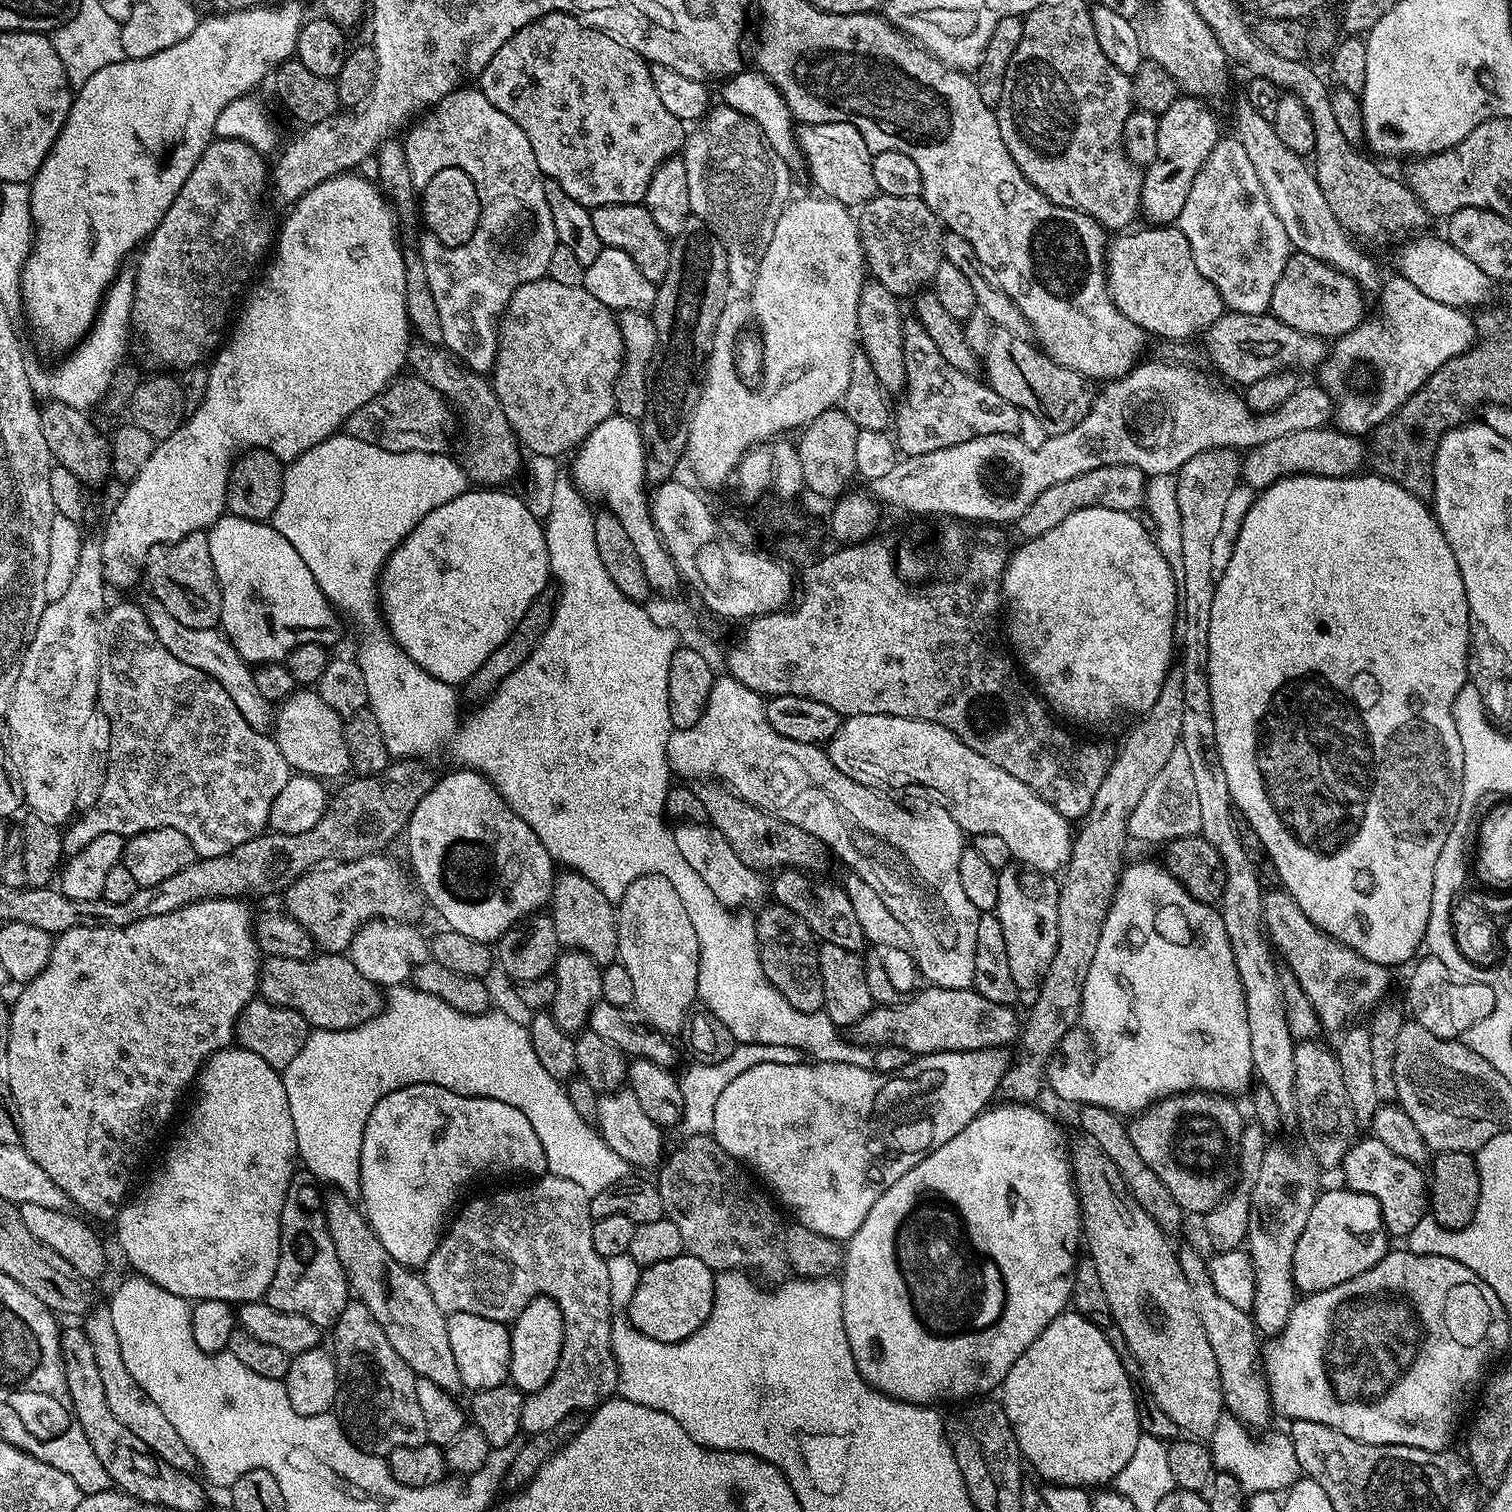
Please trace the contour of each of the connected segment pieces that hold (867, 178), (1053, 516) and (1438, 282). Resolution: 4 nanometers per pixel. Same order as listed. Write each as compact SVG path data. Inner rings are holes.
M850 122L800 124L795 129L796 143L800 146L803 163L819 191L830 200L849 206L861 206L876 196L872 169L873 152L866 146L862 134Z
M1098 466L1098 470L1086 470L1086 474L1078 474L1075 478L1066 478L1066 482L1054 482L1050 490L1042 490L1020 519L1015 521L1014 528L1021 532L1024 540L1032 540L1035 536L1046 534L1046 530L1054 530L1062 518L1074 514L1078 510L1087 508L1105 508L1106 510L1118 510L1119 512L1137 511L1144 502L1144 485L1146 477L1141 468L1134 466Z
M1420 236L1416 244L1406 245L1396 256L1396 264L1400 267L1397 268L1399 275L1414 282L1414 286L1418 286L1418 290L1422 290L1426 298L1434 298L1434 302L1443 302L1446 306L1465 310L1487 305L1491 301L1488 299L1491 298L1494 288L1492 279L1482 270L1478 270L1478 266L1474 266L1474 262L1470 262L1470 258L1462 254L1462 250L1441 237L1440 240L1436 236Z

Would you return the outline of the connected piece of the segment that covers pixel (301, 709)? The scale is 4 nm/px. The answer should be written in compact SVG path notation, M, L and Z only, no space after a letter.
M297 690L279 701L274 712L274 739L293 773L323 778L325 781L335 776L349 775L352 763L350 750L346 750L344 720L337 712L330 710L326 702L322 702L319 691Z

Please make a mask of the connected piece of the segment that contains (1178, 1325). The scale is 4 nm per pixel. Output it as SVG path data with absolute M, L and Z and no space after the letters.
M1084 1138L1081 1141L1081 1144L1073 1143L1071 1145L1070 1163L1072 1166L1072 1182L1076 1185L1076 1197L1080 1199L1082 1240L1086 1245L1087 1255L1091 1256L1094 1266L1098 1266L1098 1278L1102 1282L1102 1290L1106 1290L1106 1302L1110 1302L1110 1314L1112 1315L1115 1331L1120 1333L1121 1340L1124 1340L1126 1346L1133 1352L1138 1365L1142 1366L1144 1384L1149 1388L1149 1392L1154 1396L1155 1401L1158 1402L1158 1406L1162 1406L1162 1410L1166 1410L1170 1422L1174 1422L1181 1433L1201 1442L1207 1441L1214 1434L1221 1416L1225 1415L1226 1412L1222 1382L1218 1378L1218 1362L1214 1362L1214 1350L1210 1350L1210 1342L1206 1339L1206 1330L1202 1330L1202 1322L1198 1318L1198 1310L1192 1297L1192 1287L1186 1278L1186 1274L1182 1274L1177 1249L1175 1247L1172 1249L1172 1244L1168 1241L1171 1239L1156 1225L1154 1218L1150 1218L1150 1214L1146 1214L1146 1210L1142 1210L1142 1206L1138 1206L1138 1202L1132 1197L1126 1186L1122 1174L1118 1174L1118 1166L1114 1166L1114 1162L1110 1162L1110 1158L1106 1158L1106 1154L1102 1154L1102 1150L1098 1150L1098 1146L1092 1143L1091 1140Z

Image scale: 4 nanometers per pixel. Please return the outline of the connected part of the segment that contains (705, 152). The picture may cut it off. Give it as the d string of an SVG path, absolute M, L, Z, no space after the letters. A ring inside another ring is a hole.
M713 107L707 113L703 121L704 129L697 136L689 135L685 139L682 159L686 166L686 187L690 189L692 215L697 216L704 227L719 238L726 250L729 285L735 291L737 288L748 294L758 274L762 254L766 254L766 246L770 246L770 238L774 238L774 226L778 226L778 218L782 218L782 210L793 195L792 176L788 173L791 172L790 165L770 146L754 120L736 108L719 107Z

